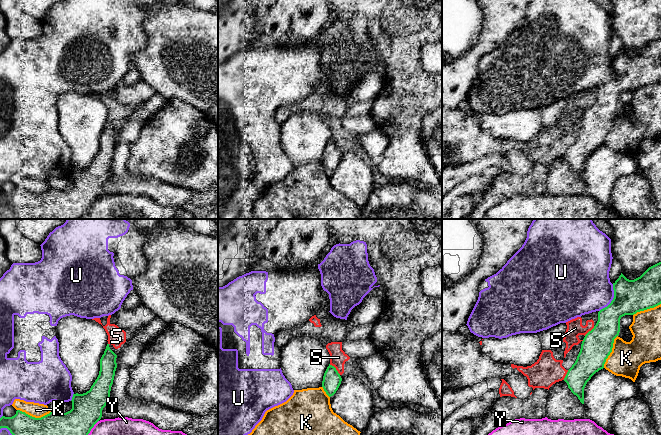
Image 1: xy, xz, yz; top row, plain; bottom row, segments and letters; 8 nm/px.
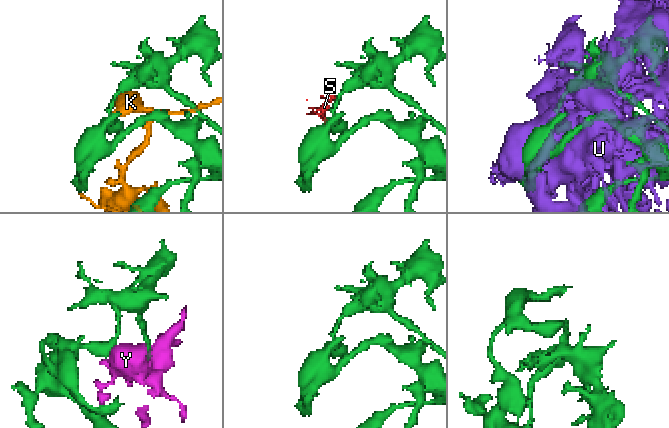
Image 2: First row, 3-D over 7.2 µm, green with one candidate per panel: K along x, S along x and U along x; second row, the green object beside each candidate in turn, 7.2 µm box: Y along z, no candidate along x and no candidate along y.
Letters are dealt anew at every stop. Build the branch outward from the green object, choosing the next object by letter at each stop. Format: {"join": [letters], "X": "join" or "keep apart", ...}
{"join": [], "K": "keep apart", "S": "keep apart", "U": "keep apart", "Y": "keep apart"}

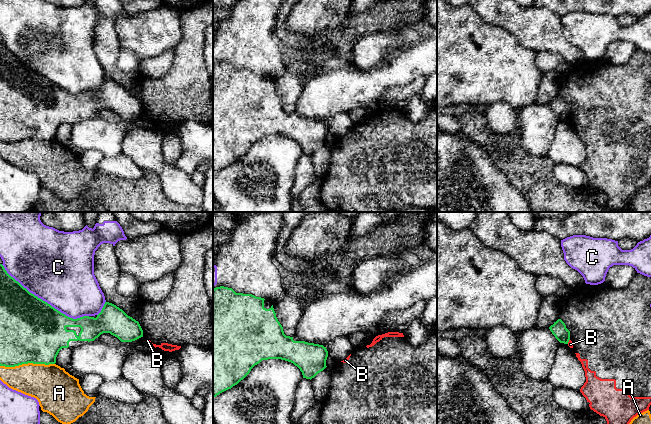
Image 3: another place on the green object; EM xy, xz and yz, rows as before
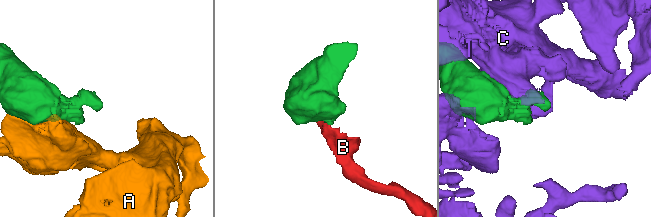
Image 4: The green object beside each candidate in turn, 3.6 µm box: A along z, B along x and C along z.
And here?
{"join": [], "A": "keep apart", "B": "keep apart", "C": "keep apart"}

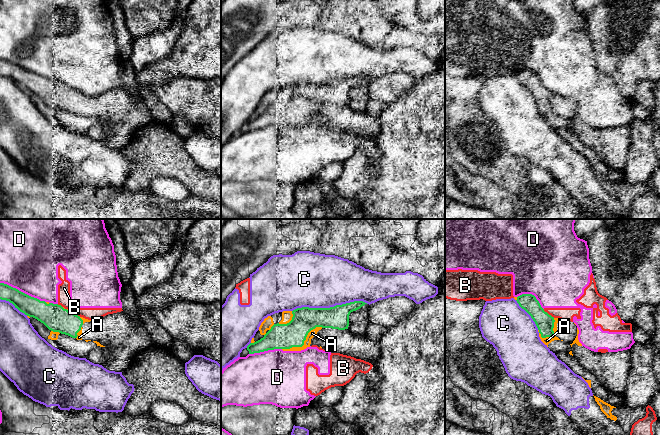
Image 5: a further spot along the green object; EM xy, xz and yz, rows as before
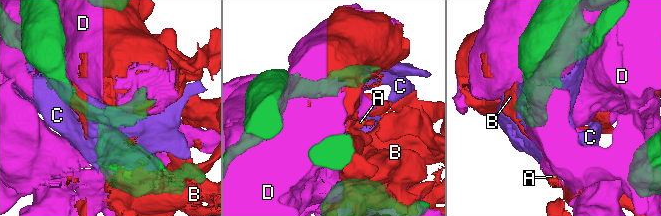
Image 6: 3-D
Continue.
{"join": [], "A": "keep apart", "B": "keep apart", "C": "keep apart", "D": "keep apart"}

